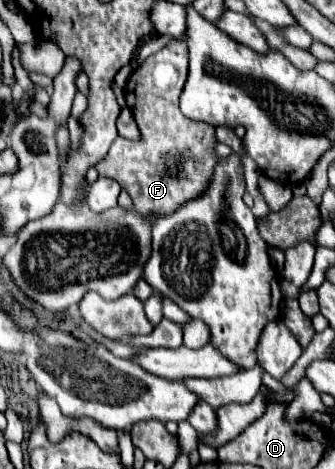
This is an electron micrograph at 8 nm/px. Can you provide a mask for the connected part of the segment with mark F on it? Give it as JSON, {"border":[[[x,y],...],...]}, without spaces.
{"border":[[[172,39],[164,49],[160,49],[156,55],[148,57],[128,79],[124,87],[126,103],[130,105],[134,119],[140,127],[142,139],[140,141],[128,141],[118,137],[108,155],[96,163],[96,169],[102,177],[116,179],[124,189],[128,189],[134,209],[142,215],[146,213],[158,213],[166,215],[176,209],[176,205],[182,205],[182,201],[188,201],[190,197],[198,197],[202,189],[206,189],[206,181],[210,177],[210,169],[214,169],[214,161],[218,161],[216,155],[212,155],[212,147],[216,143],[214,139],[214,127],[202,121],[192,121],[182,115],[178,107],[178,97],[182,93],[182,85],[186,81],[188,73],[188,45],[184,39]]]}

